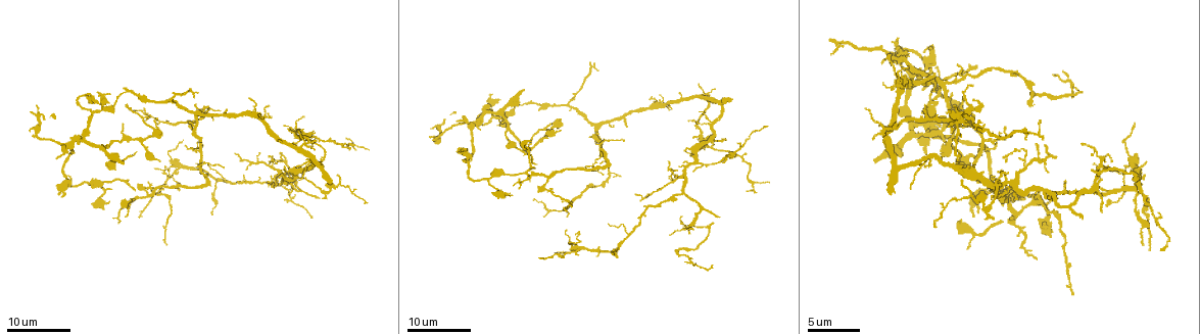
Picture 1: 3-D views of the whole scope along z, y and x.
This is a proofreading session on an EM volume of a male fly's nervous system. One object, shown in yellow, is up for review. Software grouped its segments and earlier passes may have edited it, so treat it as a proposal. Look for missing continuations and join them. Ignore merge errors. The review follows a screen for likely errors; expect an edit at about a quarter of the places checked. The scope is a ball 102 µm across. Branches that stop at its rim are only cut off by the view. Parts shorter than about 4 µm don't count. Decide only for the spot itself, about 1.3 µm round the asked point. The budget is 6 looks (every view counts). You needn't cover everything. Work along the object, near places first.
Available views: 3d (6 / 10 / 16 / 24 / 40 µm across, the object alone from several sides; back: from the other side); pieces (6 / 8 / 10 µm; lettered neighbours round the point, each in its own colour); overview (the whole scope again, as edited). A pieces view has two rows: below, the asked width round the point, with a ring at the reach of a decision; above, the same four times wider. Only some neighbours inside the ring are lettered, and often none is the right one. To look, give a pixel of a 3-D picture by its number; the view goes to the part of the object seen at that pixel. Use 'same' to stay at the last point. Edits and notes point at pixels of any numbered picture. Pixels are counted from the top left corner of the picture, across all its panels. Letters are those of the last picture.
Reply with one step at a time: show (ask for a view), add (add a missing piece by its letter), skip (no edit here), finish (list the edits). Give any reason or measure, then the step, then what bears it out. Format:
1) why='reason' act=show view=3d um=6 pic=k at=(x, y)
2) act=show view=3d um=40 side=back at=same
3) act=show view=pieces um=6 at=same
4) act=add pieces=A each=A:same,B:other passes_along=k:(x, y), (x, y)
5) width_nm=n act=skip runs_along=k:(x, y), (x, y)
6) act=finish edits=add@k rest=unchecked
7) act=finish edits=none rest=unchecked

why='an open end' act=show view=3d um=16 pic=1 at=(529, 139)

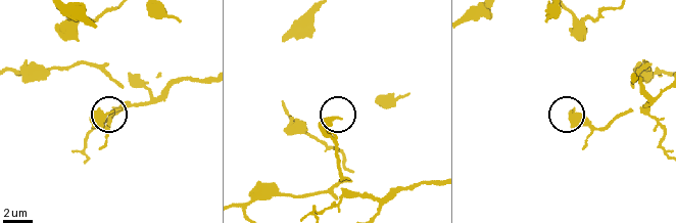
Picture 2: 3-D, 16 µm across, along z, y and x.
act=show view=pieces um=6 pic=2 at=(339, 119)

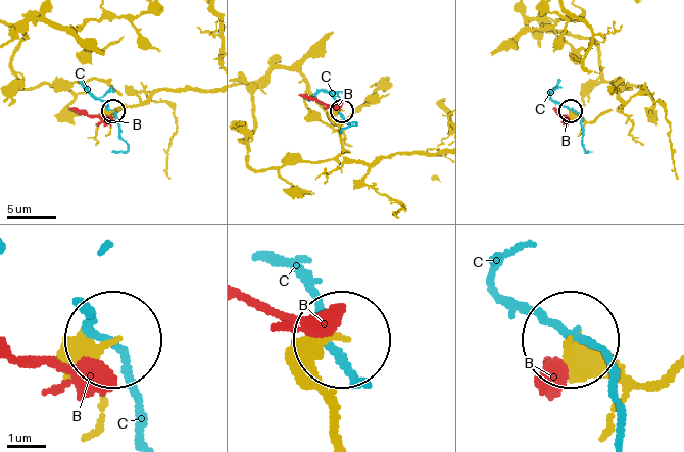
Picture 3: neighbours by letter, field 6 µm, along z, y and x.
width_nm=210 act=skip each=B:other,C:other runs_along=3:(333, 429), (313, 370), (340, 341) found='none of them fits'

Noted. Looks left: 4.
why='tapers out' act=show view=3d um=16 pic=1 at=(1149, 250)

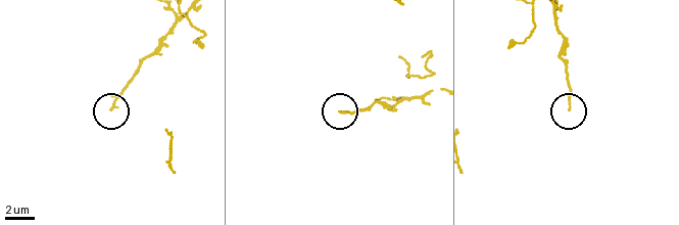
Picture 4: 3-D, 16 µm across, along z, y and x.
why='see the neighbours' act=show view=pieces um=6 pic=4 at=(570, 110)

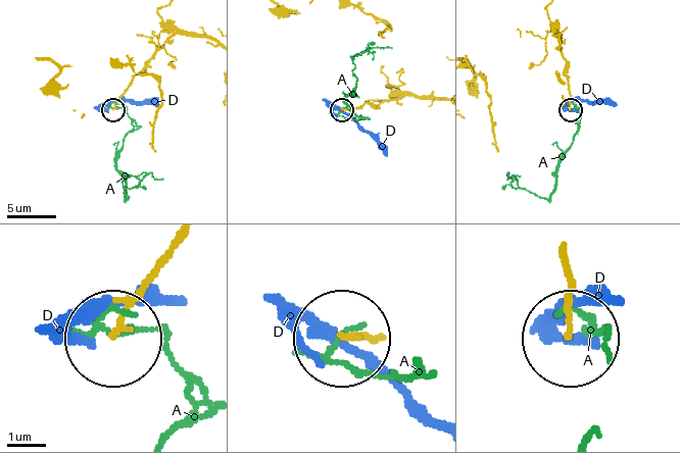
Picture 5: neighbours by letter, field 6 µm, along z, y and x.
act=skip each=A:other,D:other runs_along=5:(208, 38), (182, 33), (175, 35), (136, 77), (114, 109) found='none of them fits'

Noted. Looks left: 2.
why='tapers out' act=show view=3d um=16 pic=1 at=(318, 198)

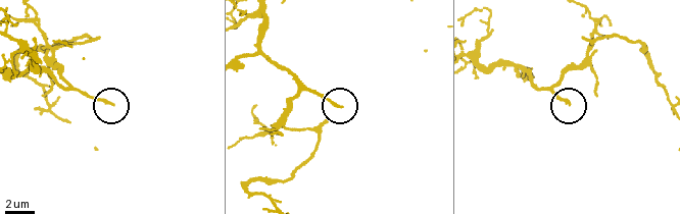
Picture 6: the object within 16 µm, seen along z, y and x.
act=show view=pieces um=6 pic=6 at=(568, 103)

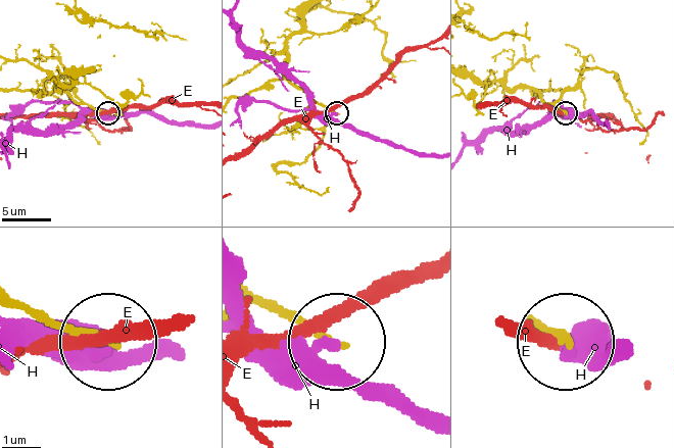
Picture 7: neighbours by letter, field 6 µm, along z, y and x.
act=skip each=E:other,H:other found='none of them fits'

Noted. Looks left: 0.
act=finish edits=none rest=unchecked

